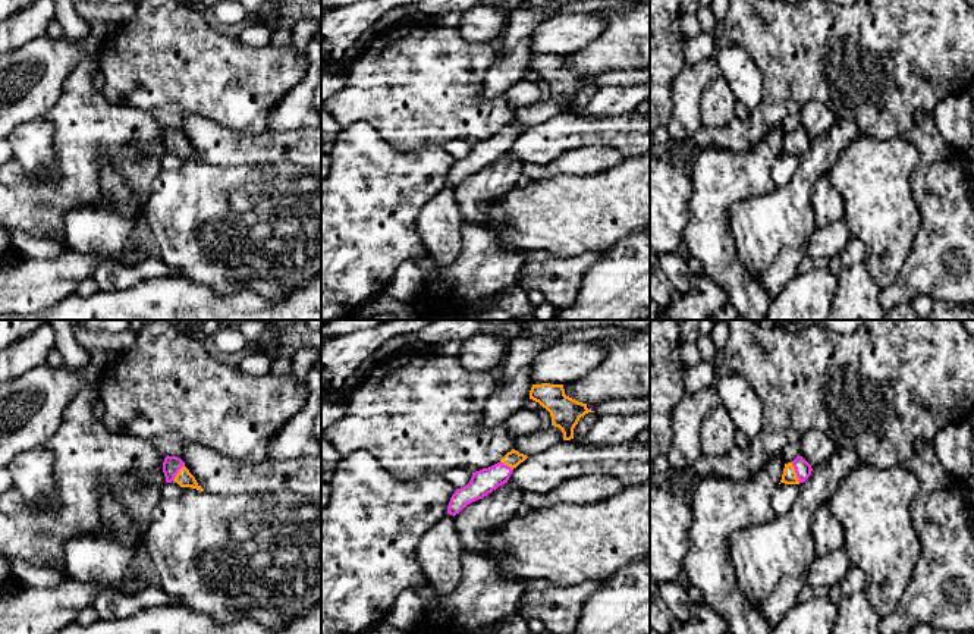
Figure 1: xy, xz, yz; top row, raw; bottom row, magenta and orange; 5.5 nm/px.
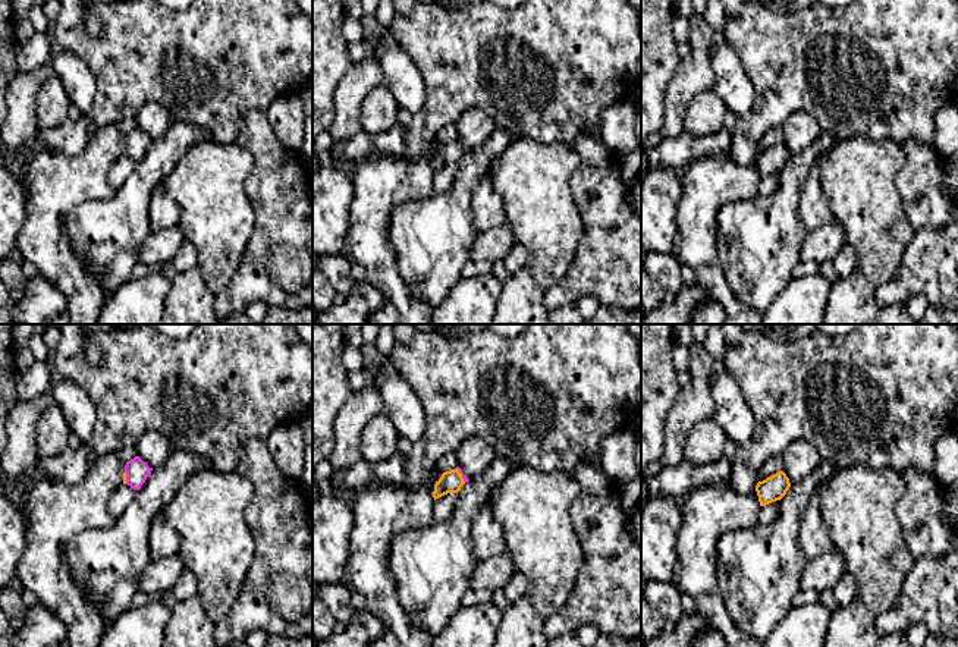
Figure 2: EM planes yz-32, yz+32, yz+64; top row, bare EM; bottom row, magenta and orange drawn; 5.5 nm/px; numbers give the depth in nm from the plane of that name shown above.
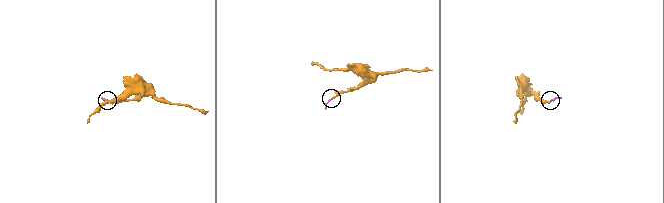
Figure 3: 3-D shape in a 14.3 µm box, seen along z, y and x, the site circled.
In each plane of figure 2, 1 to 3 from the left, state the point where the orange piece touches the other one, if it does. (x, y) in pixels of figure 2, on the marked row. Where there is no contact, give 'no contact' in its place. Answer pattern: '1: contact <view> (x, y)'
1: contact yz-32 (126, 477)
2: contact yz+32 (462, 476)
3: no contact

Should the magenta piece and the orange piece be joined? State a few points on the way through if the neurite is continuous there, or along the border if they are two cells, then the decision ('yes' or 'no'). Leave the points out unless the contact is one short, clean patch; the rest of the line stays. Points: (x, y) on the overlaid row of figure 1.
across yz (803, 468), (795, 471), (789, 476) | yes

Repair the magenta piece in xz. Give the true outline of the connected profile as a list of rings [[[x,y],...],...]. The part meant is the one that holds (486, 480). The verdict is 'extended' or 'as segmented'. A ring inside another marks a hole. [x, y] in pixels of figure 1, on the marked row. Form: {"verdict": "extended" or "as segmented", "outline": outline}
{"verdict": "extended", "outline": [[[512,449],[497,464],[472,473],[469,483],[456,489],[447,505],[447,514],[456,515],[466,505],[483,499],[499,486],[508,483],[512,471],[528,456]]]}

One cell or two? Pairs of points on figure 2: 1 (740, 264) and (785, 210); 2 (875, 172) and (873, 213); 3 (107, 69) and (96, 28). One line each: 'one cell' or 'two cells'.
1: one cell
2: one cell
3: two cells

